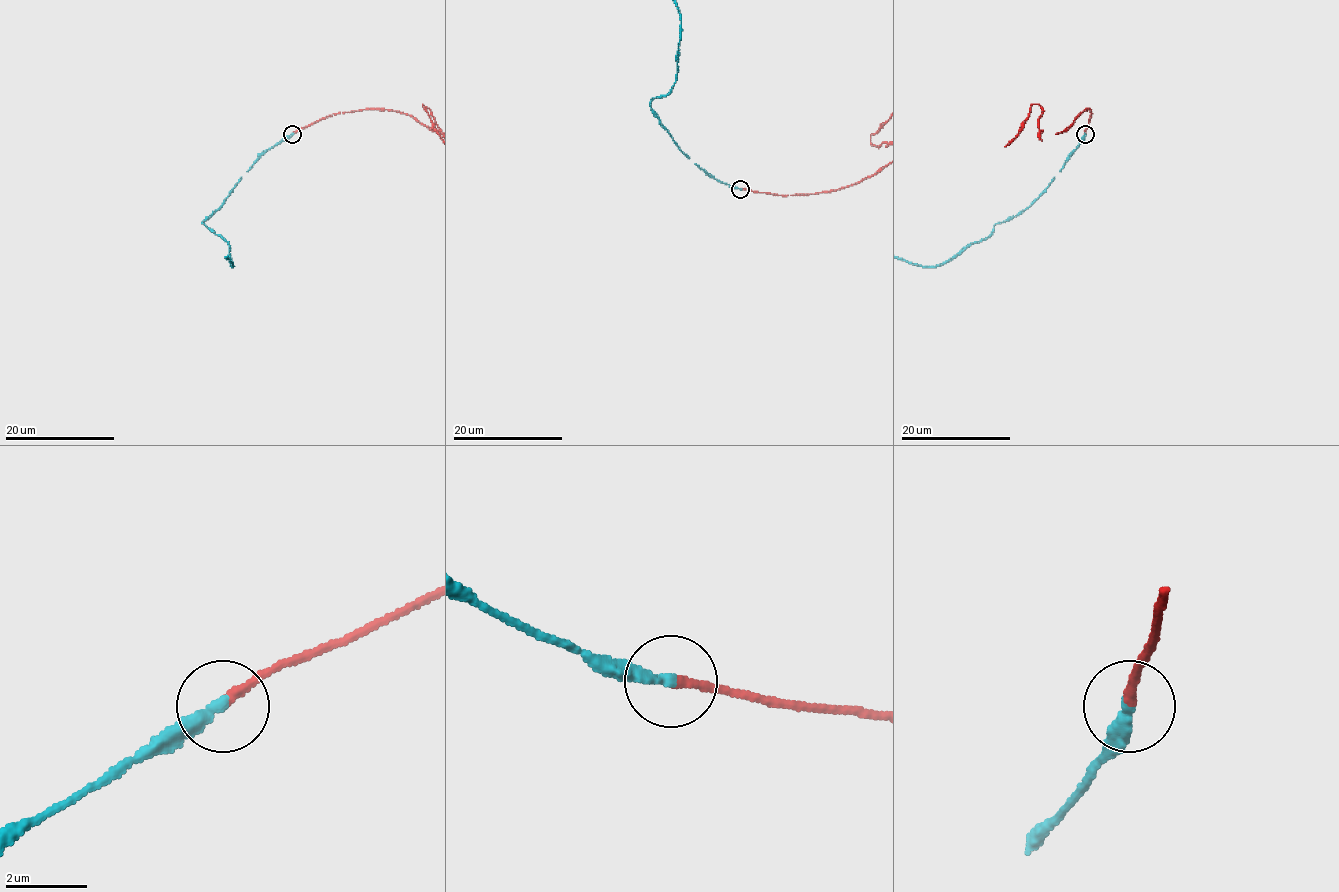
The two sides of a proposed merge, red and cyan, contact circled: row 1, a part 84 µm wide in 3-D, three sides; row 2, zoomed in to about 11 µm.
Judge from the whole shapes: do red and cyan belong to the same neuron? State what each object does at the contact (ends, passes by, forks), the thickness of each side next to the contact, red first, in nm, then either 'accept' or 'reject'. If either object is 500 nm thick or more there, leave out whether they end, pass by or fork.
red ends | cyan ends | 200/320 nm | accept

